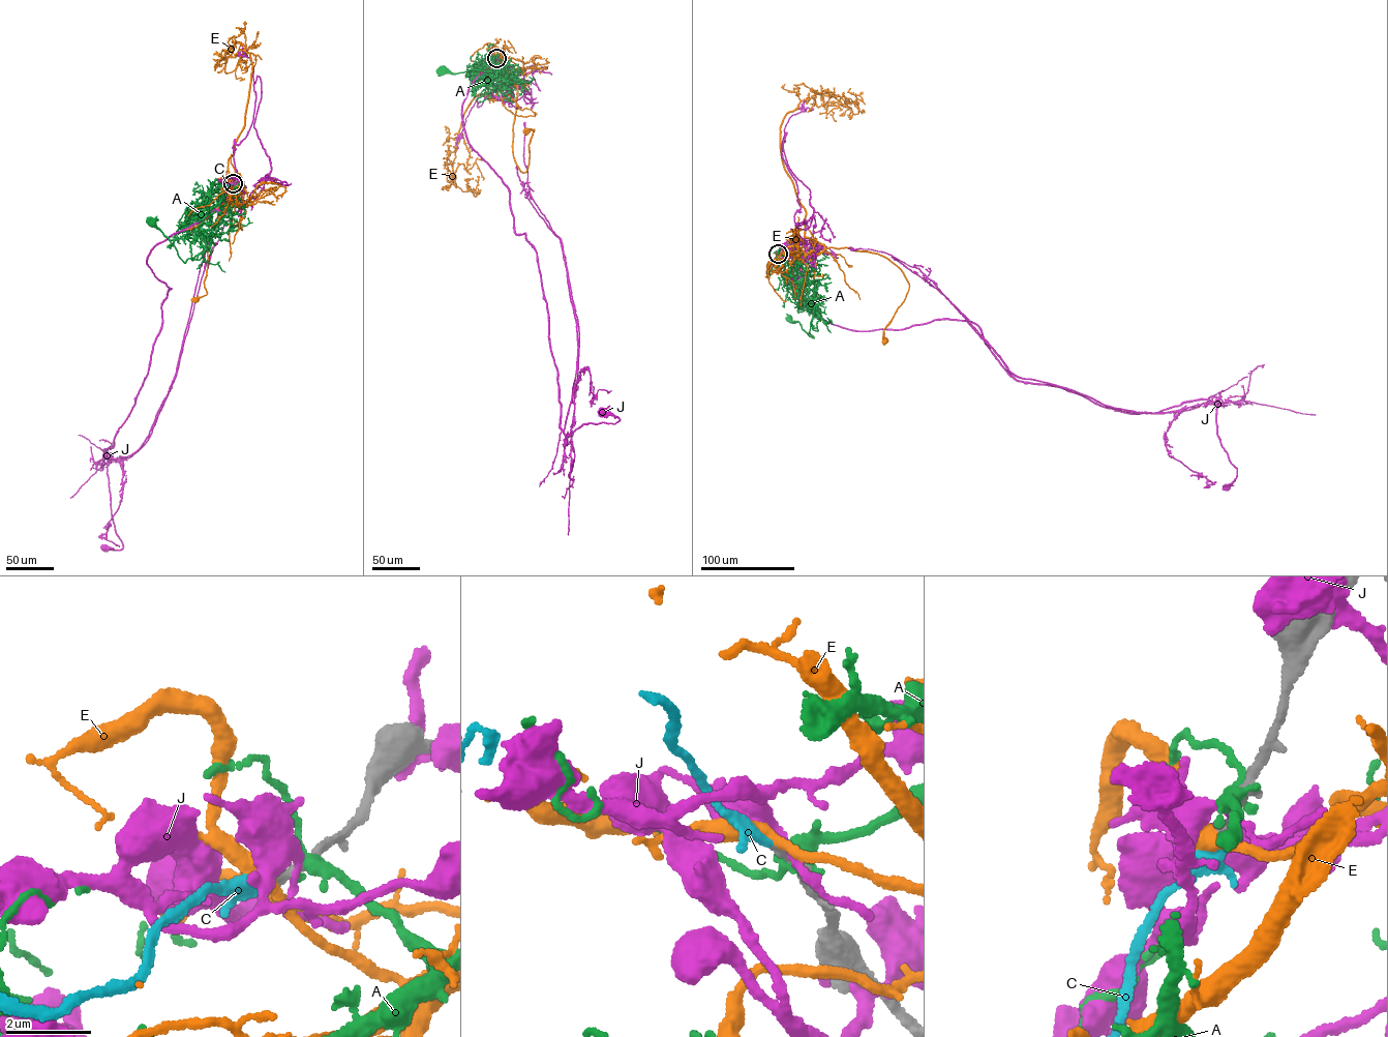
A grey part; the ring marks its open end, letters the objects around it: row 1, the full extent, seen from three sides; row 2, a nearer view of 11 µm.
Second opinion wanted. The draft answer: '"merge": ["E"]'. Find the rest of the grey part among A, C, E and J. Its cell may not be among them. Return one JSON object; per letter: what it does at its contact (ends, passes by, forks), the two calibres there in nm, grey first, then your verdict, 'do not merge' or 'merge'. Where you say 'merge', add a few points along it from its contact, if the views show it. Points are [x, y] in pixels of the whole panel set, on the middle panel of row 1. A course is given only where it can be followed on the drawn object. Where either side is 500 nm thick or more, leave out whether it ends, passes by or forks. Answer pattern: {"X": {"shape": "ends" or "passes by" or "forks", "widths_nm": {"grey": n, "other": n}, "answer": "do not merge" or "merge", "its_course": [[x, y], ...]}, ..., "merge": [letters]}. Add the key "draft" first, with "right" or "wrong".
{"draft": "wrong", "A": {"shape": "passes by", "widths_nm": {"grey": 320, "other": 320}, "answer": "do not merge"}, "C": {"shape": "passes by", "widths_nm": {"grey": 220, "other": 200}, "answer": "merge"}, "E": {"shape": "passes by", "widths_nm": {"grey": 240, "other": 300}, "answer": "do not merge"}, "J": {"shape": "passes by", "widths_nm": {"grey": 300, "other": 200}, "answer": "do not merge"}, "merge": ["C"]}

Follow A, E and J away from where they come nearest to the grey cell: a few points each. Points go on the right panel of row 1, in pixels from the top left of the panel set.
A: (779, 253), (776, 263), (782, 264), (793, 287), (814, 309), (809, 333), (814, 337), (789, 318)
E: (778, 254), (790, 246), (818, 255), (846, 247), (889, 259), (909, 288), (883, 330), (885, 342)
J: (779, 253), (801, 242), (797, 297), (837, 325), (974, 322), (1018, 380), (1135, 414), (1209, 401), (1227, 487)

